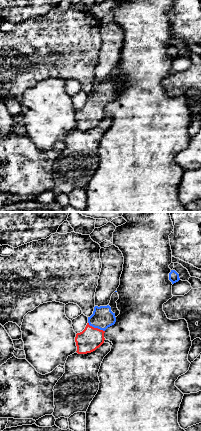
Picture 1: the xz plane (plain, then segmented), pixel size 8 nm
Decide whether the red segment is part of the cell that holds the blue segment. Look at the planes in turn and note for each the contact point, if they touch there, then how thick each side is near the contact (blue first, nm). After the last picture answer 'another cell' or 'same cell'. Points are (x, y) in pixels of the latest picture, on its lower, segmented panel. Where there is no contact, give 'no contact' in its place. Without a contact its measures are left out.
meets blue at (96, 327); 170 nm thick on the blue side, 190 nm on the other

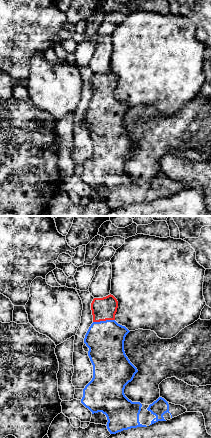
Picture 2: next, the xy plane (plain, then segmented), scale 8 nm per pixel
meets blue at (103, 321); 300 nm thick on the blue side, 180 nm on the other

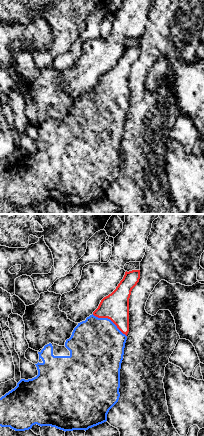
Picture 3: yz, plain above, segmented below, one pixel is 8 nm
meets blue at (109, 319); 440 nm thick on the blue side, 220 nm on the other

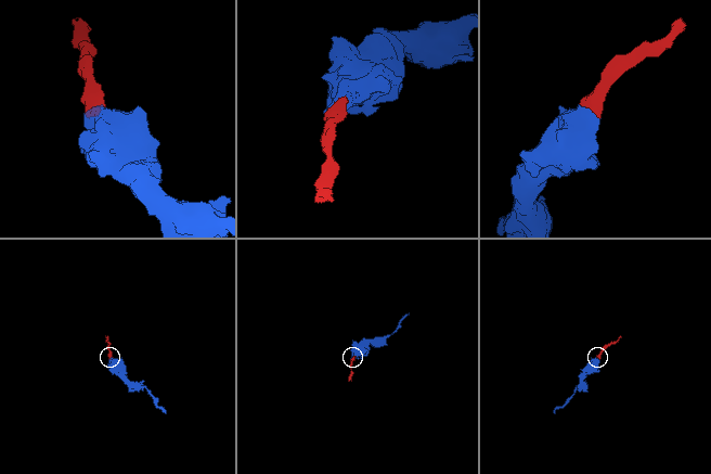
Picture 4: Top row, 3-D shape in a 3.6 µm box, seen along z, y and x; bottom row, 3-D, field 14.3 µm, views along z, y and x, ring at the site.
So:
same cell

